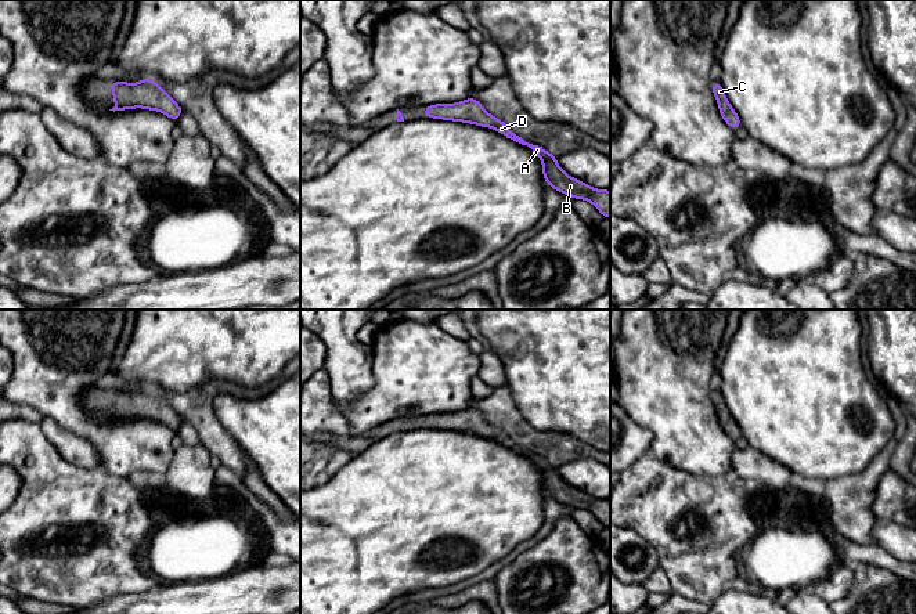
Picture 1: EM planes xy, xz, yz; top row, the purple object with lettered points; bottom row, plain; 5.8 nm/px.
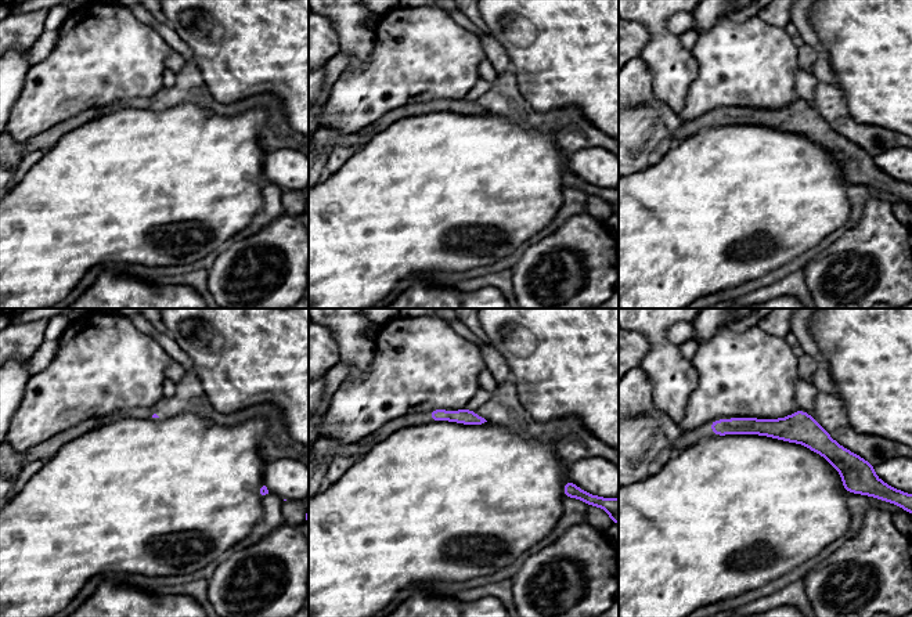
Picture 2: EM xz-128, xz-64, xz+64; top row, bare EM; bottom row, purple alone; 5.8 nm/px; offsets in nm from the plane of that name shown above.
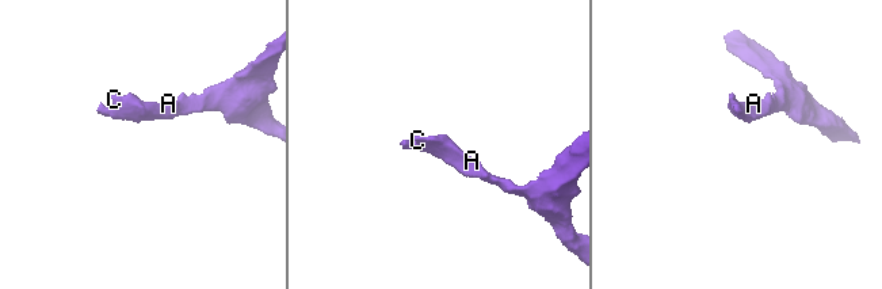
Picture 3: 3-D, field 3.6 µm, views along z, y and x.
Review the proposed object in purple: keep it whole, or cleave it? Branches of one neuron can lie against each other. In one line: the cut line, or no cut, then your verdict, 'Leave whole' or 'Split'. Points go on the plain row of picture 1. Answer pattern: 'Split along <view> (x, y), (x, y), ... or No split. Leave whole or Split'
No split. Leave whole

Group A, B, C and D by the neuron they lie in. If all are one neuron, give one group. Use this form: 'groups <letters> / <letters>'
groups A B C D

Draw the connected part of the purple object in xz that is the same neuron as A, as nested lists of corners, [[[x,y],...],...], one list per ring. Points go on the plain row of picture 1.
[[[476,407],[454,413],[426,415],[422,427],[470,433],[480,437],[494,438],[506,448],[511,448],[522,455],[527,455],[542,472],[542,487],[548,496],[563,505],[569,505],[573,509],[588,510],[605,528],[610,528],[609,499],[596,499],[565,483],[553,463],[549,463],[542,456],[529,454],[522,447],[516,445],[506,433],[488,423]]]

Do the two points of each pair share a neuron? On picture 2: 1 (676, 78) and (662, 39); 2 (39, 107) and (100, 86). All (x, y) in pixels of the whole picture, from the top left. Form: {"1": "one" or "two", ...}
{"1": "one", "2": "one"}

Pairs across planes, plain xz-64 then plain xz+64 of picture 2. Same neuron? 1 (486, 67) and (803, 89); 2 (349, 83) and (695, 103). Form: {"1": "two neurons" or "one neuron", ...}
{"1": "one neuron", "2": "one neuron"}

